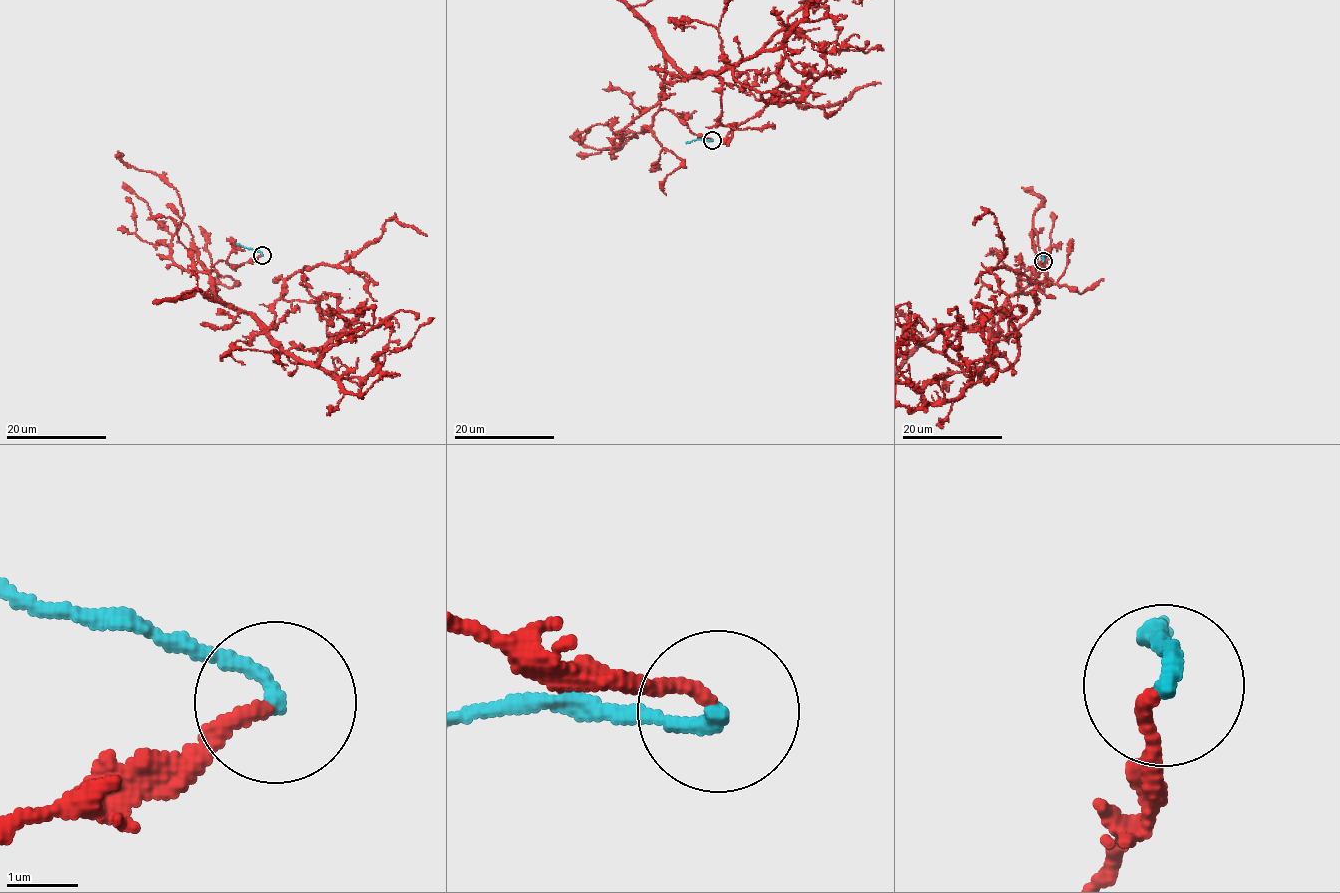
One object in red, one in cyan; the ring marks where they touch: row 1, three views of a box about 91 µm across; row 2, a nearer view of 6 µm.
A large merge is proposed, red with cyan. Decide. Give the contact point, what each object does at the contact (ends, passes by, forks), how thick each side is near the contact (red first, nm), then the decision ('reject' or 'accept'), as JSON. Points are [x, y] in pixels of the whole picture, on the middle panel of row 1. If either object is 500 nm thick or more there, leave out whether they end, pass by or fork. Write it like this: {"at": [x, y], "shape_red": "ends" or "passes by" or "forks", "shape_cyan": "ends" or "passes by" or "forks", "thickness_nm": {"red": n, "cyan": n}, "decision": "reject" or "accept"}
{"at": [712, 140], "shape_red": "ends", "shape_cyan": "ends", "thickness_nm": {"red": 190, "cyan": 240}, "decision": "accept"}

